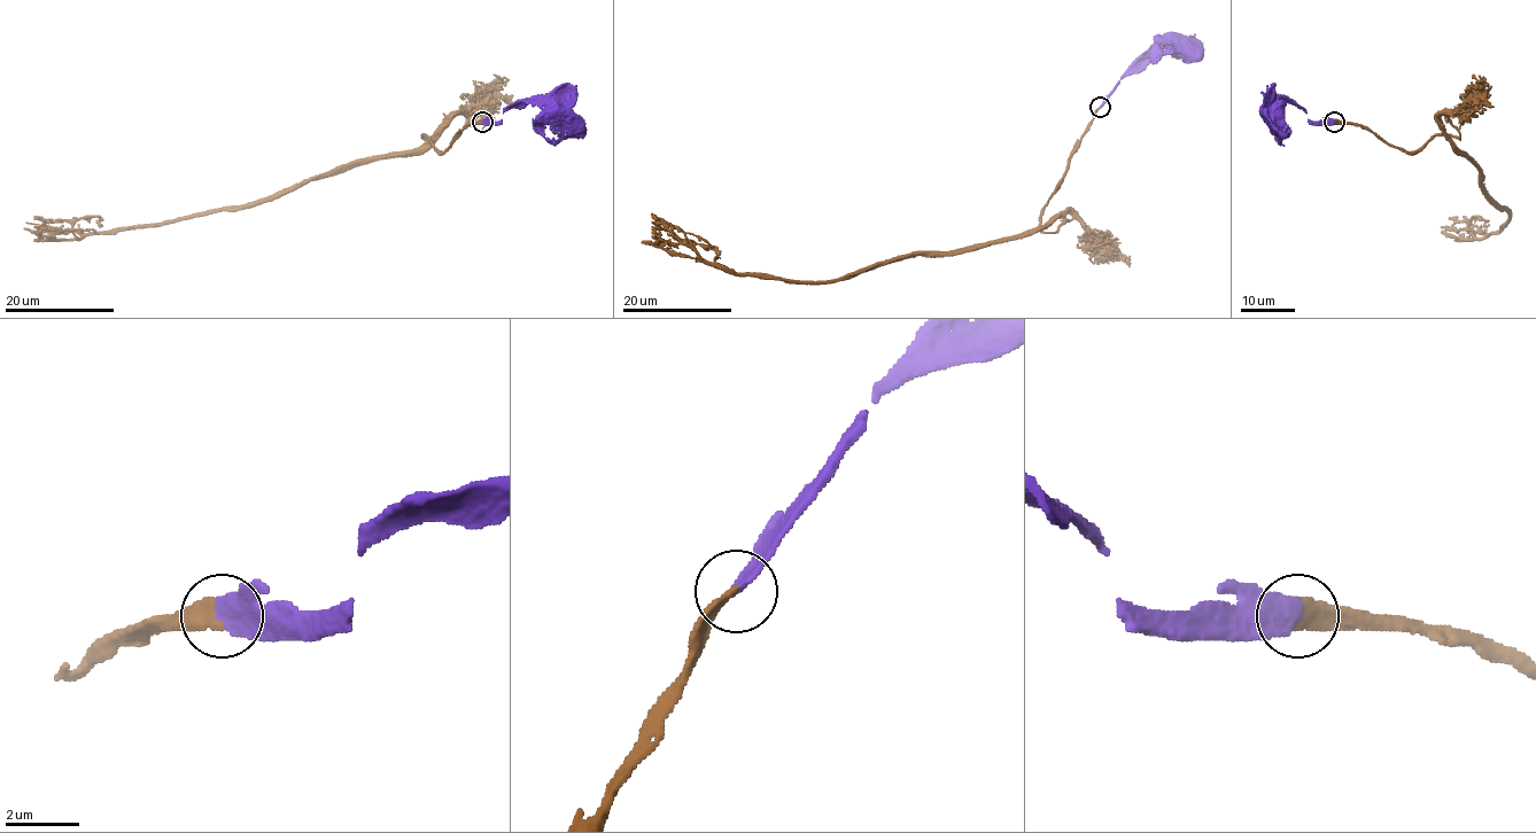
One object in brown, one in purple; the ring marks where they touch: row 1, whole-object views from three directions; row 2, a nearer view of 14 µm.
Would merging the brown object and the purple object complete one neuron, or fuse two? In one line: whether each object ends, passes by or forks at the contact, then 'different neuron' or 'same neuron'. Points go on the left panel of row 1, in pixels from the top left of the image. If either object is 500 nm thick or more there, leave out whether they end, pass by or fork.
brown ends | purple ends | same neuron

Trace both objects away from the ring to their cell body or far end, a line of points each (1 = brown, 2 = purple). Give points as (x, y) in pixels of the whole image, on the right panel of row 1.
1: (1335, 122), (1417, 152), (1435, 135), (1459, 139), (1442, 114), (1440, 126), (1510, 217), (1484, 238), (1448, 217)
2: (1335, 122), (1310, 122), (1306, 113), (1288, 100), (1275, 100), (1272, 111)

